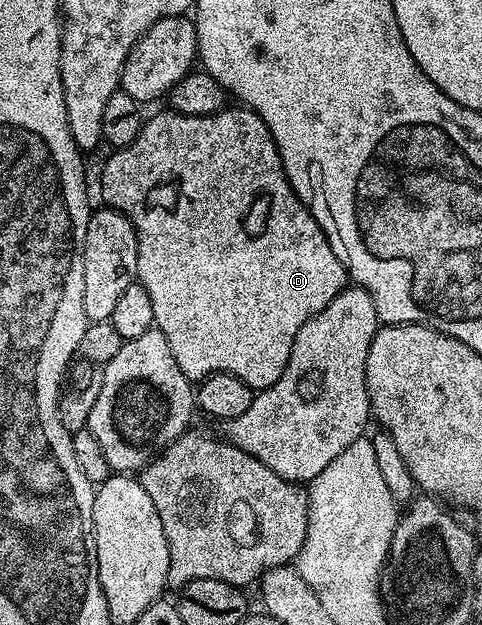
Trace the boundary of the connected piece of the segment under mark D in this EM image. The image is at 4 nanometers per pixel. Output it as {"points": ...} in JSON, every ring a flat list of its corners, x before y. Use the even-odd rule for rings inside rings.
{"points":[[243,109,238,110,239,111,233,112,232,115,227,115,228,113,220,113,217,115,177,115,174,113,166,113,167,115,155,115,152,119,149,119,149,121,144,122,143,129,139,132,139,136,136,137,128,147,118,148,117,153,111,153,111,156,108,157,107,164,103,167,102,202,111,206,115,211,122,211,135,226,135,236,137,237,137,279,138,282,142,283,145,293,149,293,149,301,153,301,153,317,157,324,157,330,169,341,169,349,173,353,173,361,177,361,177,369,181,369,185,373,185,377,192,381,202,381,207,378,209,373,229,371,233,377,246,379,248,385,253,389,262,389,271,386,272,382,278,379,279,372,286,369,287,354,293,349,295,332,301,329,301,325,305,321,309,321,313,315,316,315,321,307,329,305,329,301,333,301,335,294,343,290,345,286,345,272,341,261,337,261,335,255,328,248,327,237,320,232,317,221,311,217,310,211,304,208,303,202,300,201,295,195,295,191,288,184,287,175,281,170,277,145,264,128,261,117,254,113,248,113]]}

